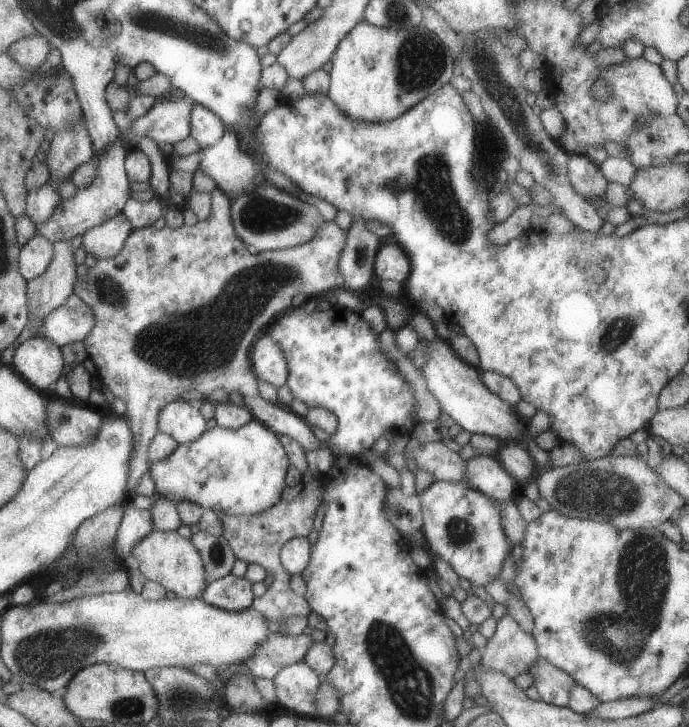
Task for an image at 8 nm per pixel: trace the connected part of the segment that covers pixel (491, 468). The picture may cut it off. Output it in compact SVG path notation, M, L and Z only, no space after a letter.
M477 455L467 461L469 486L496 502L514 499L516 482L497 460L496 456Z

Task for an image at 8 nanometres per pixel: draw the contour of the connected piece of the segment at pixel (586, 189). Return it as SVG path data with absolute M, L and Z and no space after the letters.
M568 153L567 156L567 176L575 192L586 200L590 196L603 198L610 183L599 166L586 155Z

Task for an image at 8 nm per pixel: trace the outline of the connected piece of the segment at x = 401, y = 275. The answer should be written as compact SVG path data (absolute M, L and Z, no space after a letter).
M398 244L380 246L375 257L376 276L391 279L404 285L410 273L410 260Z

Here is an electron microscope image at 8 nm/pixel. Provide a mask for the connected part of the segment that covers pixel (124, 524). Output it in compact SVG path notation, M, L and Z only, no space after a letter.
M128 505L124 509L115 544L119 550L117 557L122 560L123 566L127 567L132 561L131 551L134 546L151 534L154 526L149 510L134 508L133 505Z

